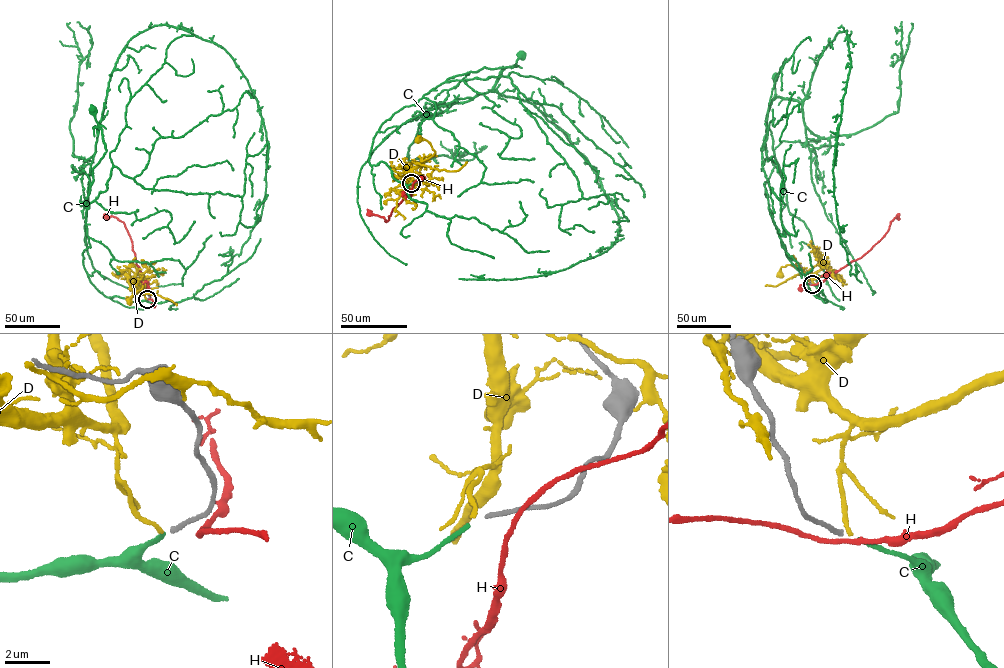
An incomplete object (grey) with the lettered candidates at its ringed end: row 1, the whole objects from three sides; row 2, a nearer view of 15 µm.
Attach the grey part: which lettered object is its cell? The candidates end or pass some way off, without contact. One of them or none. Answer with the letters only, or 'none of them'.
C

